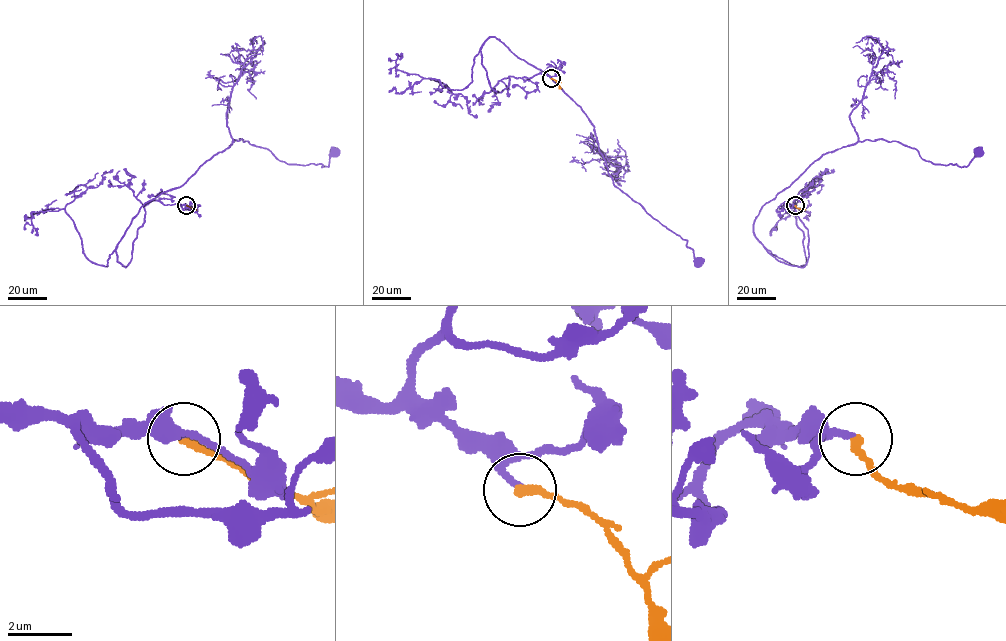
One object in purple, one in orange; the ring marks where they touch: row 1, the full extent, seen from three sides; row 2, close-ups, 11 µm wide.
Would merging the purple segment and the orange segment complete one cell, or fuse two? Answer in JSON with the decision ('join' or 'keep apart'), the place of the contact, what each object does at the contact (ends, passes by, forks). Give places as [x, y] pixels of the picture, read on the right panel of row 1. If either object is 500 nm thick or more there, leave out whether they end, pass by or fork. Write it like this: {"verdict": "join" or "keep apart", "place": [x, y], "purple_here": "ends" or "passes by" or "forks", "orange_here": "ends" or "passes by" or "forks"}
{"verdict": "keep apart", "place": [795, 205], "purple_here": "ends", "orange_here": "ends"}

